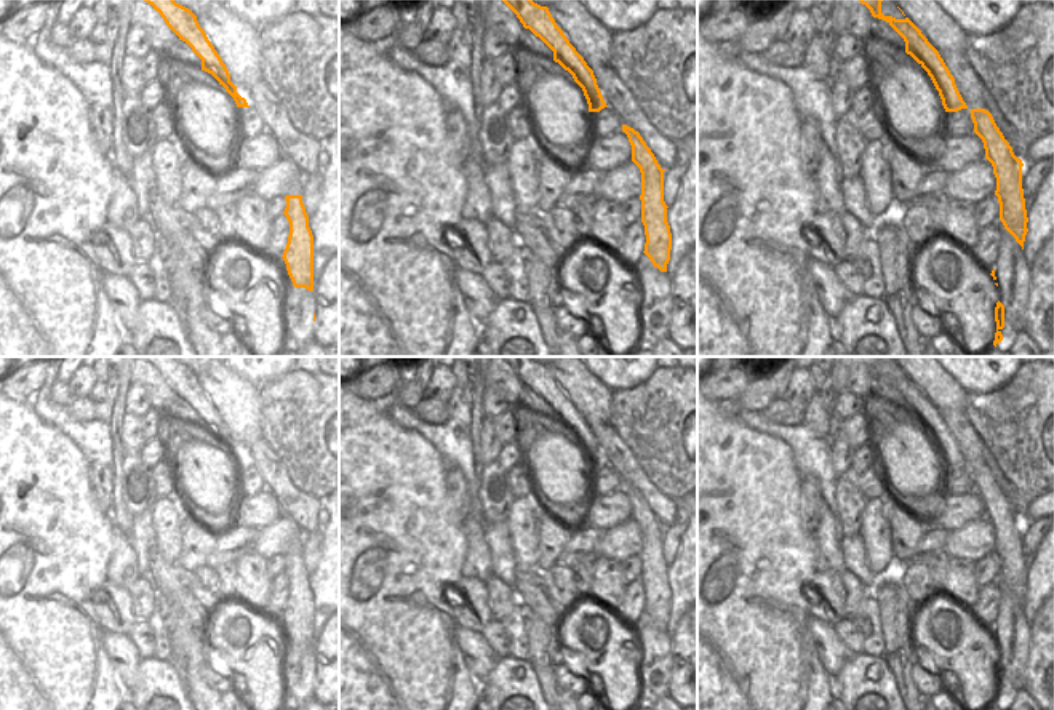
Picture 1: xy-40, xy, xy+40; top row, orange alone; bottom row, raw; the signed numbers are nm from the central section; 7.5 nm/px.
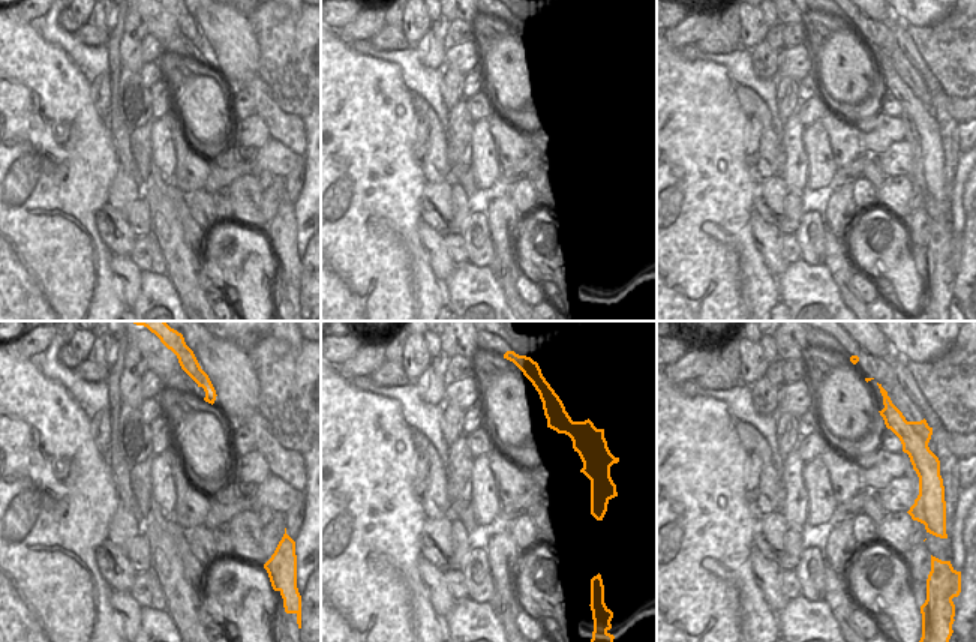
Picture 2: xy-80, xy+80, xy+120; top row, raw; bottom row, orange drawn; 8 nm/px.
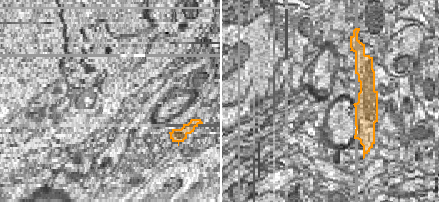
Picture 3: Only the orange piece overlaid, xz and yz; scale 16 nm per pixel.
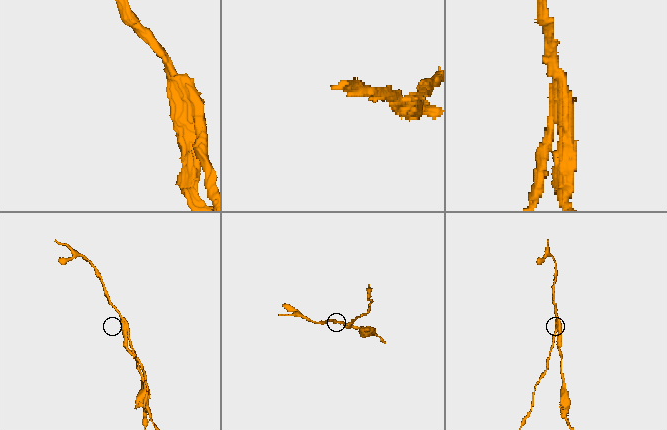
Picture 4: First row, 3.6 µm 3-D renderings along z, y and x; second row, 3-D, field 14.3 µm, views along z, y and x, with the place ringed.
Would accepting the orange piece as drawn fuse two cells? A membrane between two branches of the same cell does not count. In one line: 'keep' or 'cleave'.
cleave

